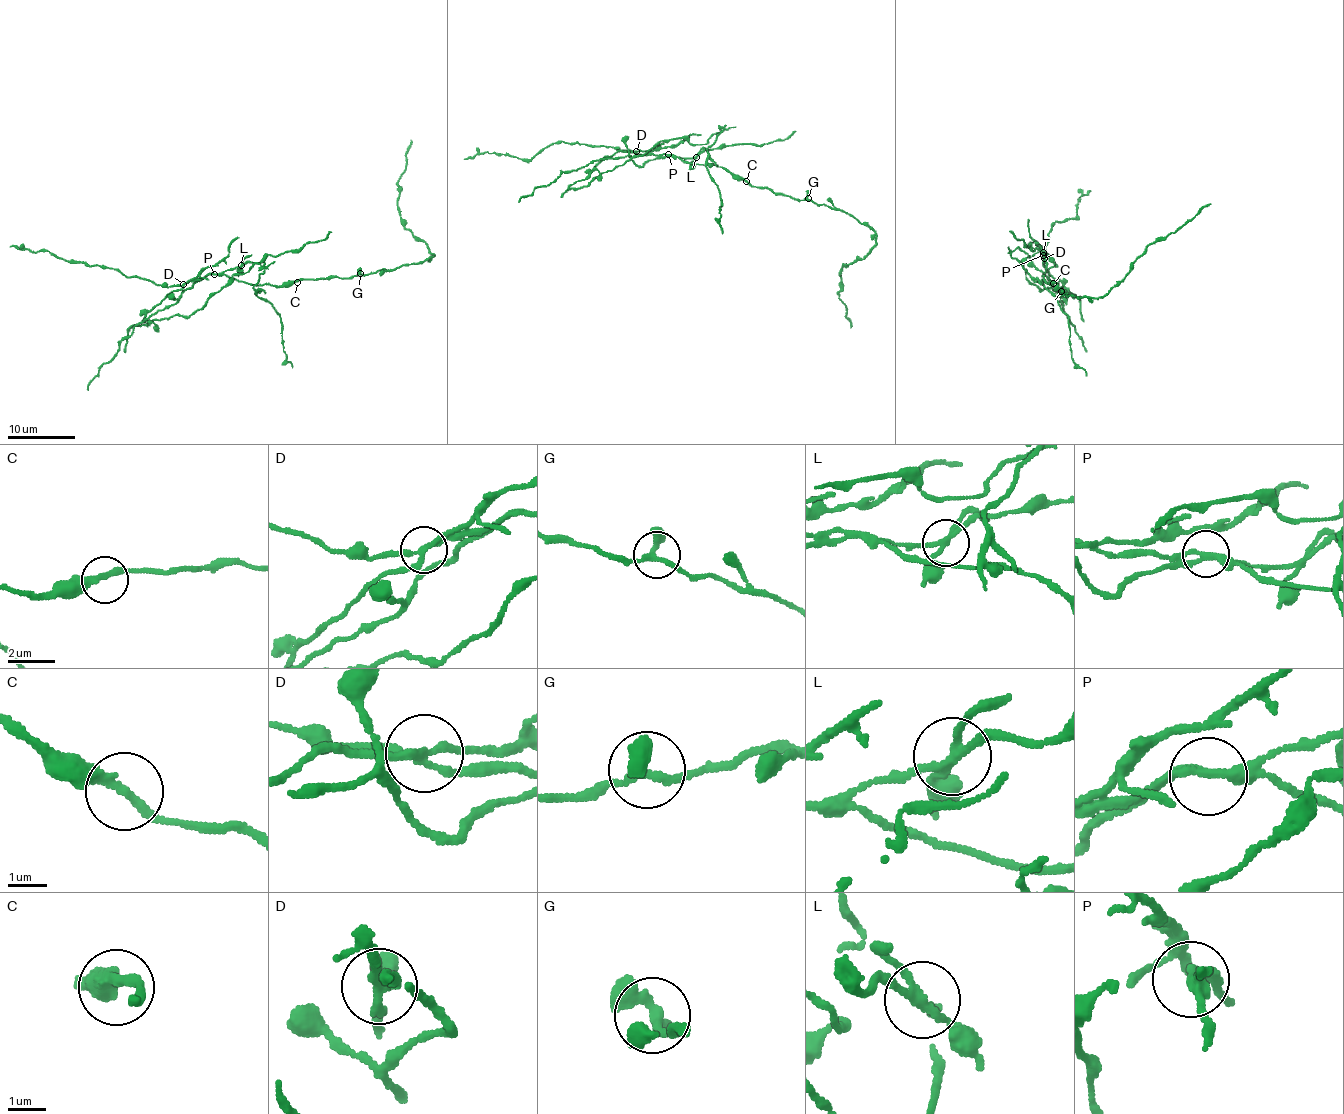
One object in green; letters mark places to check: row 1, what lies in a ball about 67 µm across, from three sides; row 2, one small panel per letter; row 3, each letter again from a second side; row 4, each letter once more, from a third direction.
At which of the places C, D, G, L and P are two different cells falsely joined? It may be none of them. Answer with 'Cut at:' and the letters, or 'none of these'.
Cut at: D, L, P

